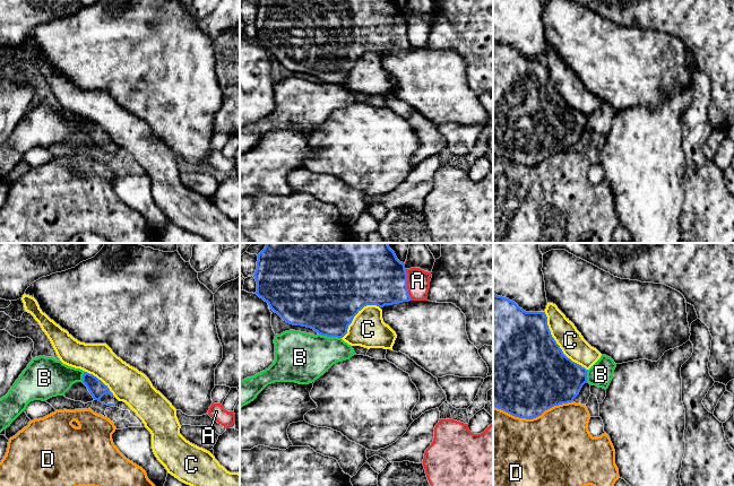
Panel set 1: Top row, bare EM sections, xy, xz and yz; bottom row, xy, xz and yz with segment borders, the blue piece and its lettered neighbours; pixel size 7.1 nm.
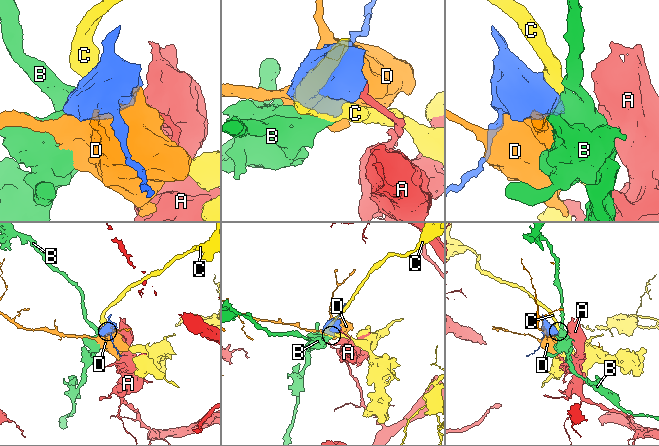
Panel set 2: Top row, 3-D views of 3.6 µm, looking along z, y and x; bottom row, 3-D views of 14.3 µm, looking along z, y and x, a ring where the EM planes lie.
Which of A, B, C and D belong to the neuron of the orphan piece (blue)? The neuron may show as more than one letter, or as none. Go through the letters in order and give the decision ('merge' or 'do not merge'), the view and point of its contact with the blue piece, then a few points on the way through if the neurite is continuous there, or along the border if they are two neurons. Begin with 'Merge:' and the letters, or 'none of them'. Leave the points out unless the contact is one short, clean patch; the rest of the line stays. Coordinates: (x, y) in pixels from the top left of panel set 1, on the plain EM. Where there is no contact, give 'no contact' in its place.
Merge: none of them
A: do not merge; meets blue in xz at (406, 32); border along xz (405, 16), (406, 35), (411, 46)
B: do not merge; meets blue in xz at (330, 83); border along xz (319, 80), (340, 85)
C: do not merge; meets blue in yz at (557, 90)
D: do not merge; meets blue in yz at (533, 164)

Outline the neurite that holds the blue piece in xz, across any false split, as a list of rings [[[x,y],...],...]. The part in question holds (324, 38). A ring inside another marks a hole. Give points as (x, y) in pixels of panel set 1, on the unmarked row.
[[[259,0],[253,21],[256,41],[284,68],[311,75],[321,83],[343,85],[354,63],[366,52],[409,49],[405,11],[395,0]]]

